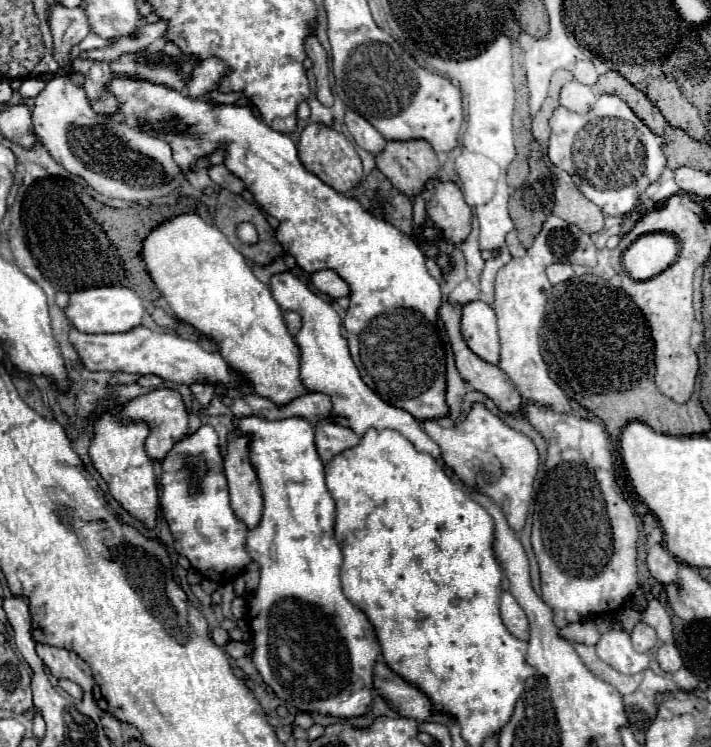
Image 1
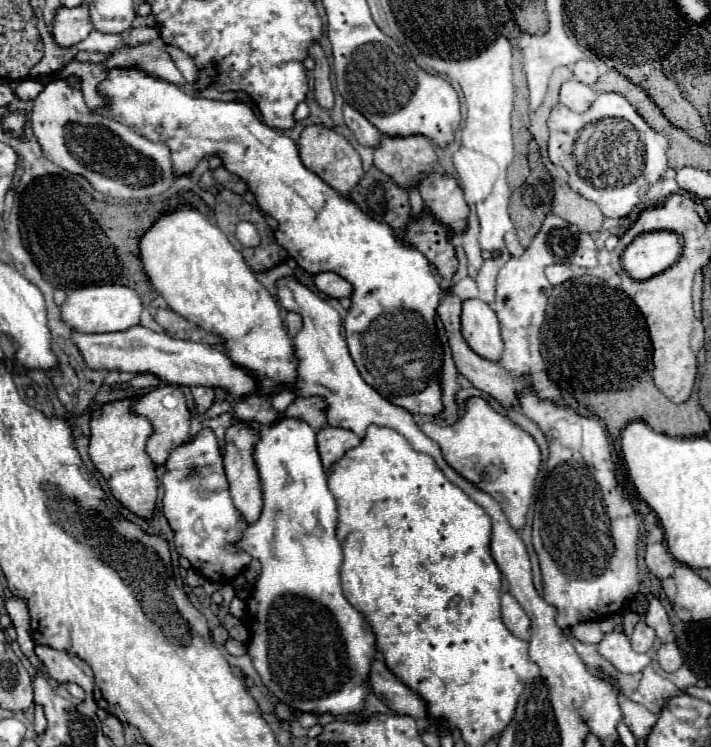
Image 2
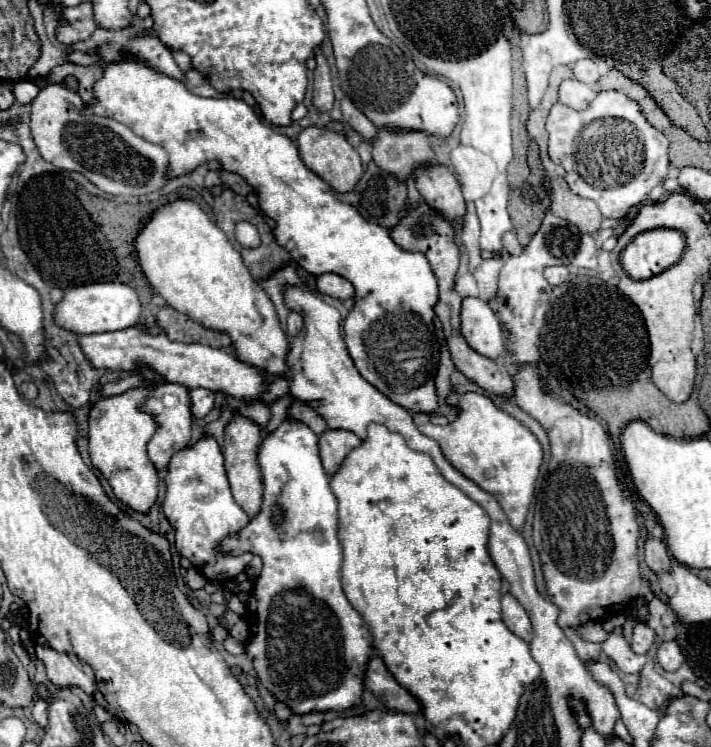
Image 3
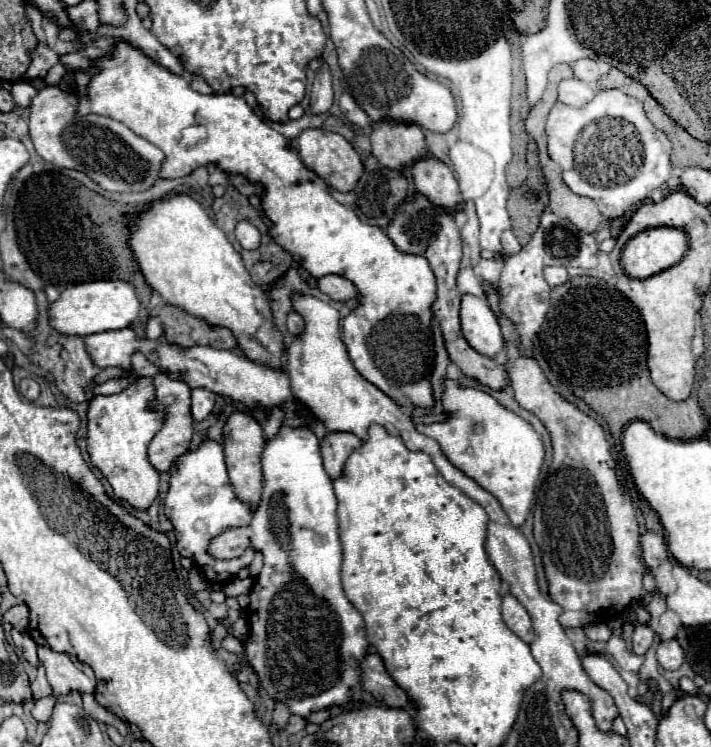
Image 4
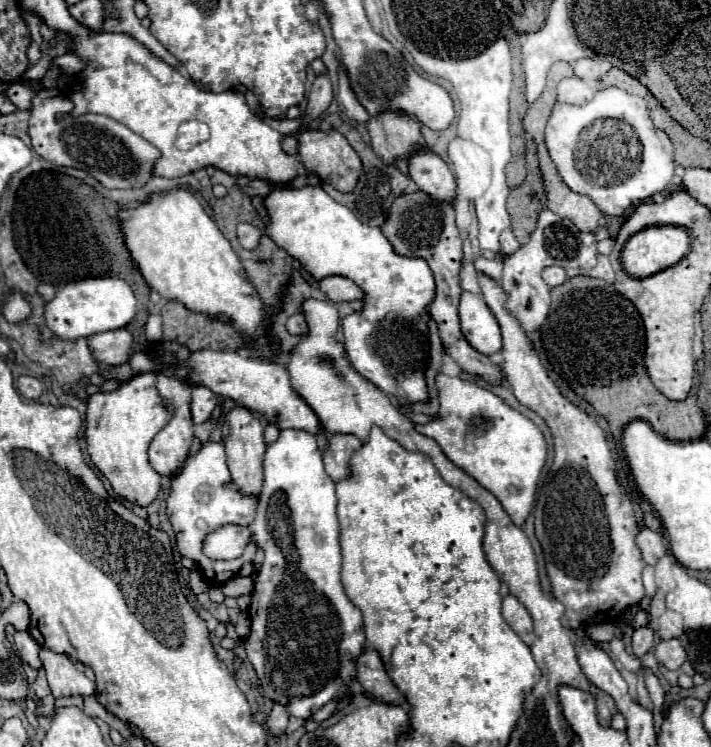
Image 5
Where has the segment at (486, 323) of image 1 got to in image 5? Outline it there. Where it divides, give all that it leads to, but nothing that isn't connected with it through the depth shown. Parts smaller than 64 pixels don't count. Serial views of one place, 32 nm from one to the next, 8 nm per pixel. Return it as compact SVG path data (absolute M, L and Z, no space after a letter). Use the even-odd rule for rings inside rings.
M464 292L460 298L460 324L462 334L468 340L468 344L486 354L492 356L502 350L502 336L500 326L496 318L492 316L488 304L484 304L484 298L472 292Z

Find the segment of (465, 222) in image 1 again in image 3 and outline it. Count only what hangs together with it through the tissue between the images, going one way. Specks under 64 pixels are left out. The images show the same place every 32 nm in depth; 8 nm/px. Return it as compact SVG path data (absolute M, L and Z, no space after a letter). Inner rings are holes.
M420 168L416 172L416 188L422 194L422 200L430 204L446 220L456 224L456 218L466 216L466 202L460 184L448 168Z

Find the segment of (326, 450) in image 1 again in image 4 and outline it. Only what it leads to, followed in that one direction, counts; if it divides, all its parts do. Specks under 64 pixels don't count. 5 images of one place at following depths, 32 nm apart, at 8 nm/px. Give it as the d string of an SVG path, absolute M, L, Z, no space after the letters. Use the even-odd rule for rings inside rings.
M328 432L324 436L324 440L320 442L320 452L324 460L324 470L328 472L330 478L340 476L346 458L360 444L362 440L350 432Z

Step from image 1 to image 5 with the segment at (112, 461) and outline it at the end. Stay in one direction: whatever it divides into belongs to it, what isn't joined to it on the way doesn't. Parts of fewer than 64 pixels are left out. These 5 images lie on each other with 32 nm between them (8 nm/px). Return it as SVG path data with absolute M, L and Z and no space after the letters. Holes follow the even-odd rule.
M164 342L158 348L154 346L148 354L156 360L158 372L134 376L130 382L122 384L116 392L92 394L88 398L88 410L86 410L86 444L88 444L90 460L106 476L106 480L112 484L114 492L120 498L126 498L128 502L142 506L142 508L146 508L152 500L156 500L156 496L160 492L160 474L148 462L148 444L172 416L172 412L166 408L164 400L160 400L160 396L158 396L154 378L156 378L156 374L166 374L166 376L172 376L178 380L188 378L188 366L168 368L158 362L160 348L176 352L182 360L186 360L186 356L188 356L188 348L184 348L176 342Z

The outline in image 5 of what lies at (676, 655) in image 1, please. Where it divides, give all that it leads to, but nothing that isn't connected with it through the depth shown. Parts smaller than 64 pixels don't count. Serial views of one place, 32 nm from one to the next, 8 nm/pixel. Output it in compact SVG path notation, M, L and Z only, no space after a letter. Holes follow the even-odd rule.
M678 638L662 640L662 642L656 646L654 654L656 654L656 660L658 660L664 668L668 668L668 670L678 670L678 668L684 664L684 660L686 660L686 652L684 652L684 648L682 648L682 644L680 644Z

